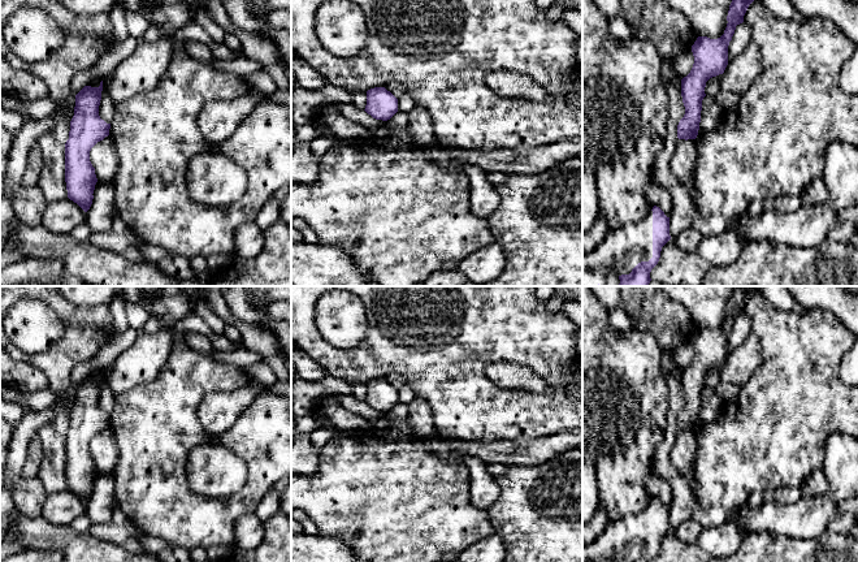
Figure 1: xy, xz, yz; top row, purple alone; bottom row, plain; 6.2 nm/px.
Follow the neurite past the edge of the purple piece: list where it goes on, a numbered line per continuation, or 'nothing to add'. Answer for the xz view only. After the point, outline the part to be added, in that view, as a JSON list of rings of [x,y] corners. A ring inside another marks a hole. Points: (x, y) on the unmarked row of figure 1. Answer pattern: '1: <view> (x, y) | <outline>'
nothing to add

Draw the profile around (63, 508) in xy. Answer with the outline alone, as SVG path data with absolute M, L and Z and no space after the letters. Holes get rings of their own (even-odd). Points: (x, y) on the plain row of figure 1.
M69 489L47 494L42 506L42 518L56 526L70 526L83 513L86 503Z

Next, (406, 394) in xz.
M406 384L398 390L398 402L408 406L416 398L413 386Z

